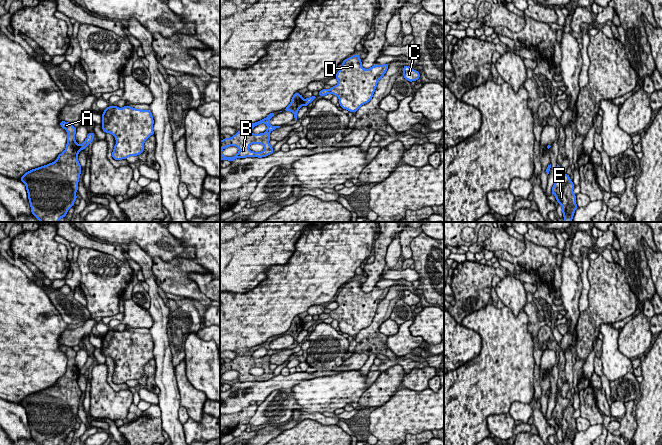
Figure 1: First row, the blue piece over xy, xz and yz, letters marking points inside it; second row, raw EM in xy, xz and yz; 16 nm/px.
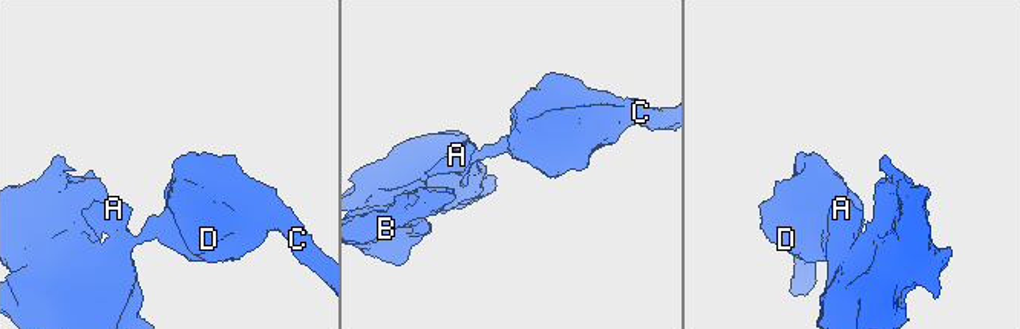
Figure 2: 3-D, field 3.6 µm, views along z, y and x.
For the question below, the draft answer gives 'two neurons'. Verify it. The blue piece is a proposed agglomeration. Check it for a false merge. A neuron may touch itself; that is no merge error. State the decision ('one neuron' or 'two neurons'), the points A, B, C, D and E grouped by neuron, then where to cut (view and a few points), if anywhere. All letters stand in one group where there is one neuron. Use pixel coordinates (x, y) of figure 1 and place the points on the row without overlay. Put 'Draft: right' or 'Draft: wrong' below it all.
two neurons | A B E / C D | xy (79, 369), (80, 373)
Draft: right

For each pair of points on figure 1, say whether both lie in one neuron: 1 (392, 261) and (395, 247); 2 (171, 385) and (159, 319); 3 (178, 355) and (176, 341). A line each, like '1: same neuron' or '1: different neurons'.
1: same neuron
2: same neuron
3: same neuron

